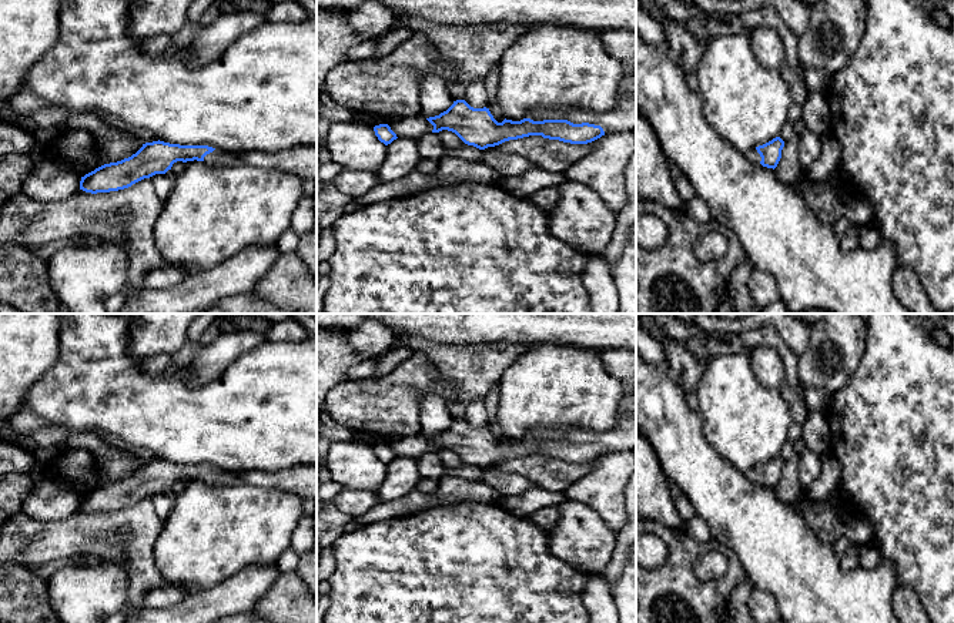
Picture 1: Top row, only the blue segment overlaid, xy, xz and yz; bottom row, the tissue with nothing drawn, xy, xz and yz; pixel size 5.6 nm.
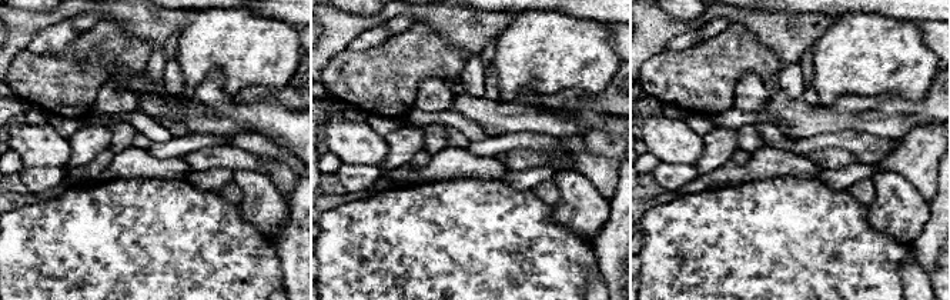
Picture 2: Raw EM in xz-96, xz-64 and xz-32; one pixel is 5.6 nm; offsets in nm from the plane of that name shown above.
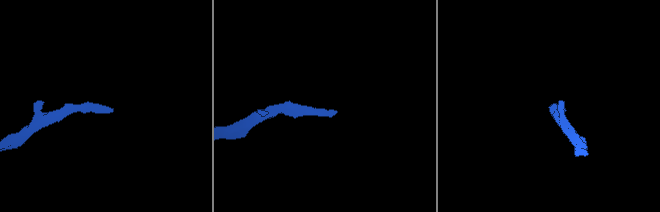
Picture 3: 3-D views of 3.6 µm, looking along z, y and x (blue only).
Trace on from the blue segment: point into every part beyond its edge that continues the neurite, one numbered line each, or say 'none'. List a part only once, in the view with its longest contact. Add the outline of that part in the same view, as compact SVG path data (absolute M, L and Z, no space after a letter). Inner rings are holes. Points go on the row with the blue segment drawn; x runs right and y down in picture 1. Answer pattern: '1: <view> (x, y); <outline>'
1: xz (622, 119); M636 91L617 94L616 107L610 111L593 113L578 108L532 108L526 113L525 118L533 121L543 120L568 120L573 124L589 123L600 125L605 134L622 134L626 131L636 133Z

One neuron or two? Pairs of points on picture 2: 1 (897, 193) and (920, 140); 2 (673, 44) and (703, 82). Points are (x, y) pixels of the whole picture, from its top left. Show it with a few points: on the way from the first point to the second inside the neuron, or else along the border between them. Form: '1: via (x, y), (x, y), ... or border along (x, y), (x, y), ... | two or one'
1: border along (880, 169), (903, 176), (927, 202) | two
2: border along (698, 43), (682, 50), (665, 50) | two

